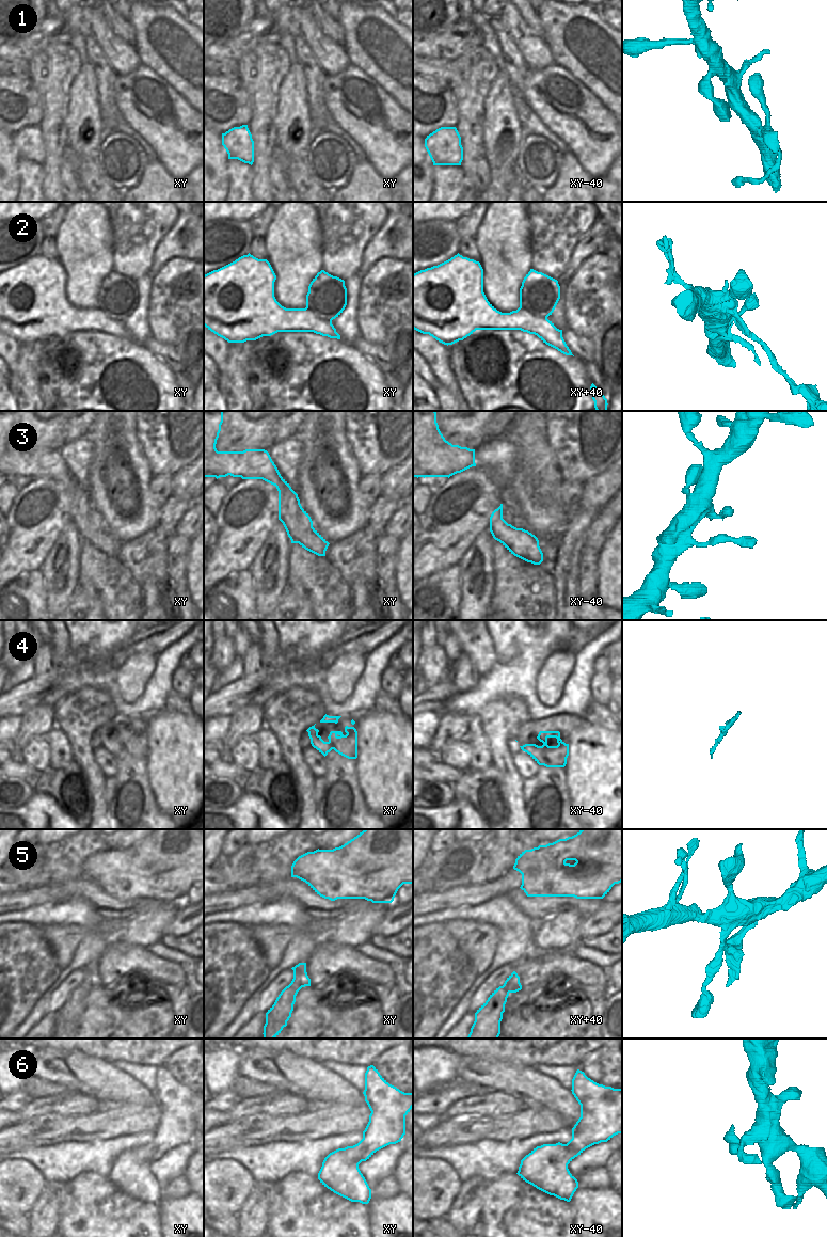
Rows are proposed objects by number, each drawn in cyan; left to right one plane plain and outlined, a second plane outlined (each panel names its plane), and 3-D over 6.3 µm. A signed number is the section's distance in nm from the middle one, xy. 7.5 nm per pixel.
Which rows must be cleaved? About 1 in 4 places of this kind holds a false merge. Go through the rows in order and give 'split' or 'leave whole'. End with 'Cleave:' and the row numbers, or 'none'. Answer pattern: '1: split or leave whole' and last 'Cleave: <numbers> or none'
1: leave whole
2: split
3: leave whole
4: leave whole
5: split
6: leave whole
Cleave: 2, 5

